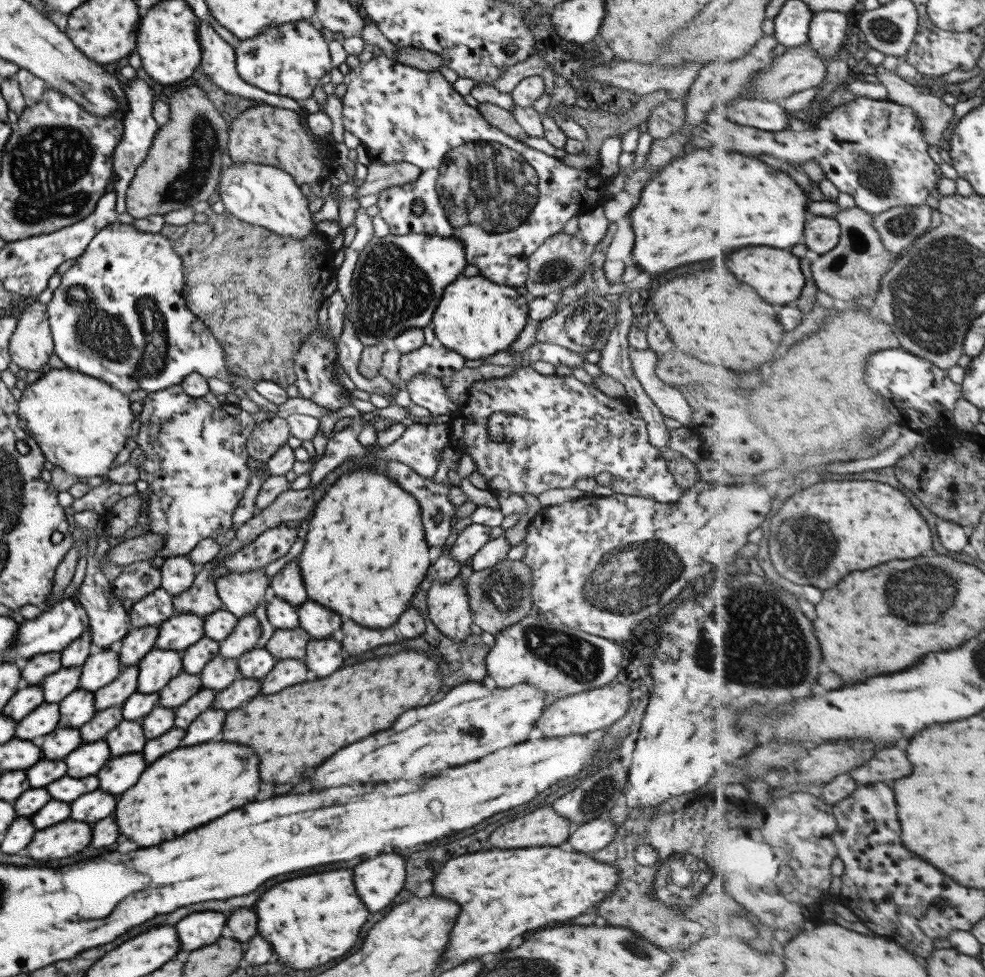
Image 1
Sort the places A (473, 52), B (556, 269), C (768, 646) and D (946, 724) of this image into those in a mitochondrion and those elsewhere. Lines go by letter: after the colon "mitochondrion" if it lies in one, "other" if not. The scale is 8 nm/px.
A: other
B: mitochondrion
C: mitochondrion
D: other

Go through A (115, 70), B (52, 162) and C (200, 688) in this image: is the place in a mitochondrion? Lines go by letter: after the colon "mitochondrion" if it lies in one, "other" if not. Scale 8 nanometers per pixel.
A: other
B: mitochondrion
C: other

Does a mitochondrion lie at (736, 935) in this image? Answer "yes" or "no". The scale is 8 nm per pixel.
no

